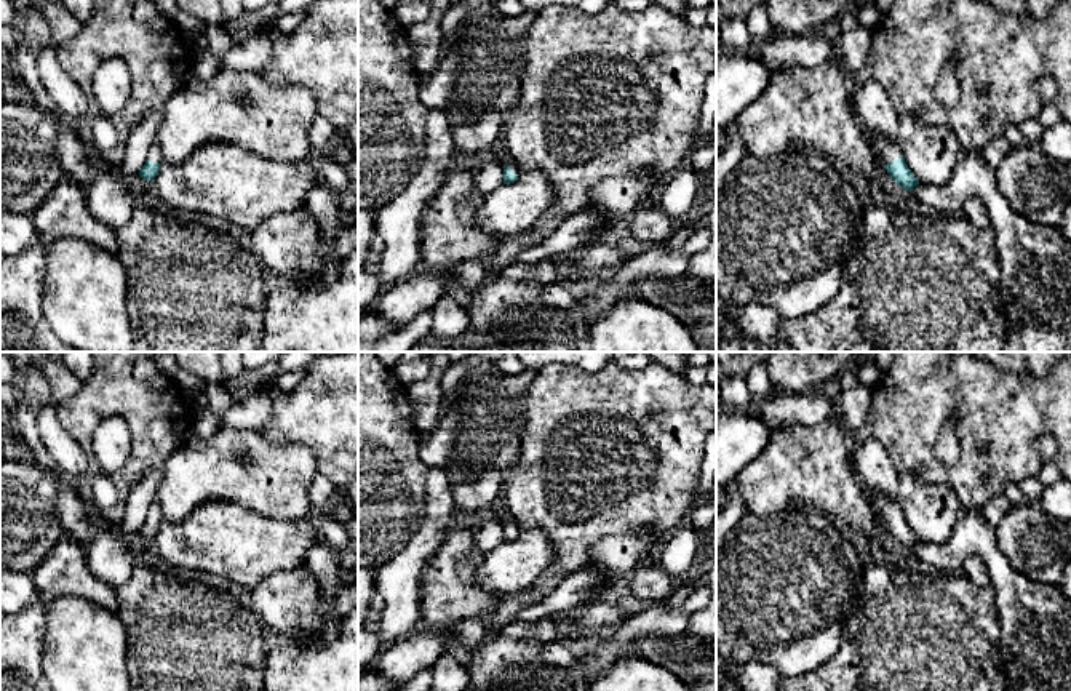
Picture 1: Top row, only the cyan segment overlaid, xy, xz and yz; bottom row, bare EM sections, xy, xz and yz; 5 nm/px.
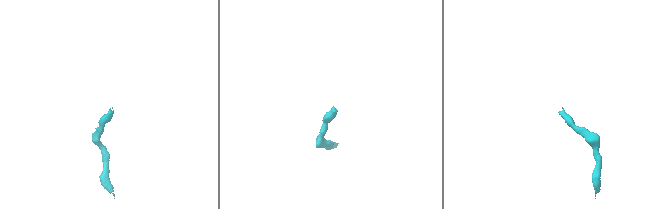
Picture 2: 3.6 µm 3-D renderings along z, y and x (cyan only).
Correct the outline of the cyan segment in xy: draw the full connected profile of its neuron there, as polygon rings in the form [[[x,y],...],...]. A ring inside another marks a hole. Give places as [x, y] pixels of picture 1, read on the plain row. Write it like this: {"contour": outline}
{"contour": [[[153,499],[153,502],[150,504],[149,513],[147,513],[147,520],[142,525],[142,528],[139,529],[139,534],[145,539],[153,539],[155,534],[160,529],[160,521],[163,520],[163,512],[160,504]]]}

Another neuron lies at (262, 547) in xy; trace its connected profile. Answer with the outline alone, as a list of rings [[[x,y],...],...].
[[[206,502],[184,521],[160,521],[153,537],[158,555],[177,569],[206,571],[253,590],[278,571],[307,561],[307,550],[321,542],[315,513],[297,521],[272,520],[256,515],[235,502]]]

